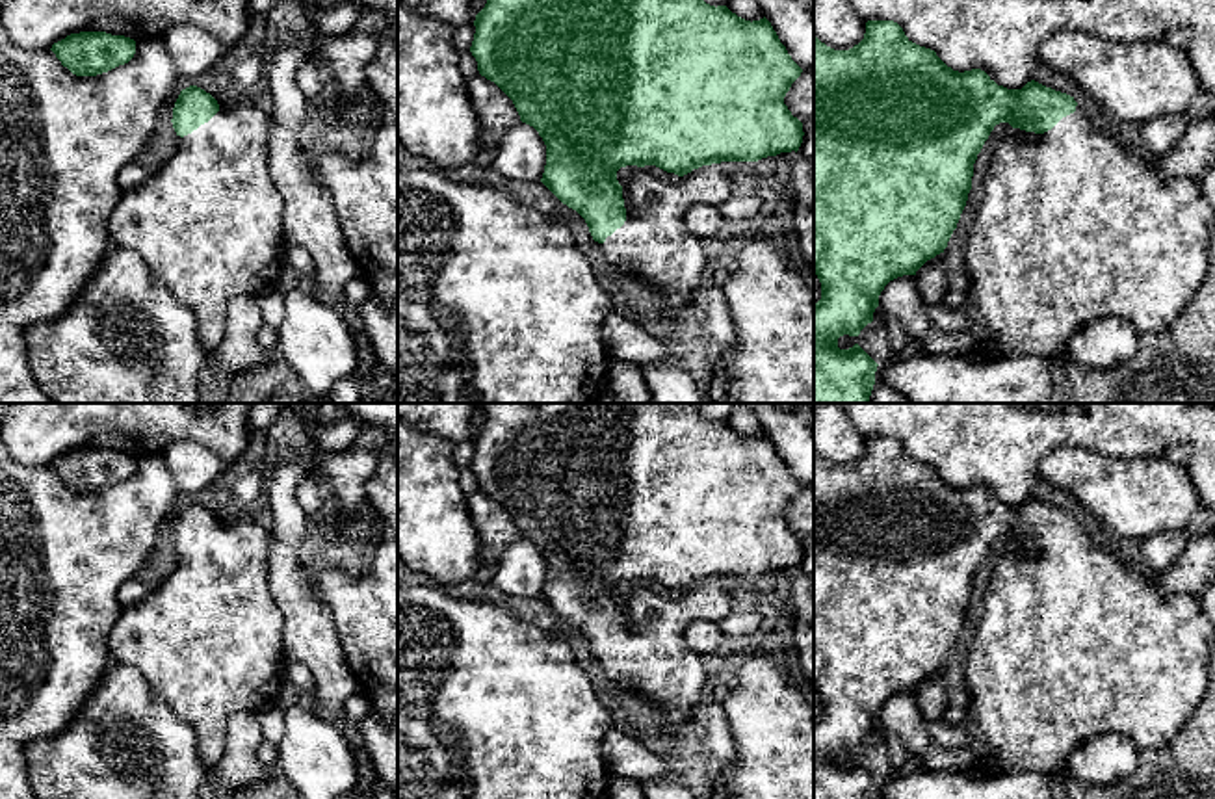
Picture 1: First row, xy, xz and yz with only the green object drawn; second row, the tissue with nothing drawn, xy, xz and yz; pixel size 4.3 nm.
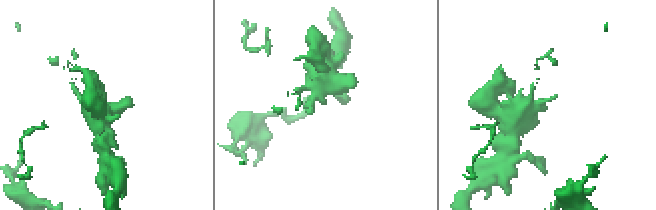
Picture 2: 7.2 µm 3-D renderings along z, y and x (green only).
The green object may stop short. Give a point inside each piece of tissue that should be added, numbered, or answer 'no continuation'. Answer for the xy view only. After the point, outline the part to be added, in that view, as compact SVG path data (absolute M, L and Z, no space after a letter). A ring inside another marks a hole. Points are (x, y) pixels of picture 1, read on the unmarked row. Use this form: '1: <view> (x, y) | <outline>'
1: xy (210, 640) | M234 520L191 550L156 589L123 608L111 628L110 661L136 667L154 693L195 730L201 764L212 769L223 756L227 721L240 710L275 708L284 658L284 617L269 589L271 531Z

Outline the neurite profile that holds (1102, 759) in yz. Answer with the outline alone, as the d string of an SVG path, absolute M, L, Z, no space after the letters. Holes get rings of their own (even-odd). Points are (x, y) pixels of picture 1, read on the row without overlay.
M1094 734L1078 743L1050 777L1059 782L1076 779L1104 786L1131 775L1139 766L1139 754L1141 749L1124 734Z

